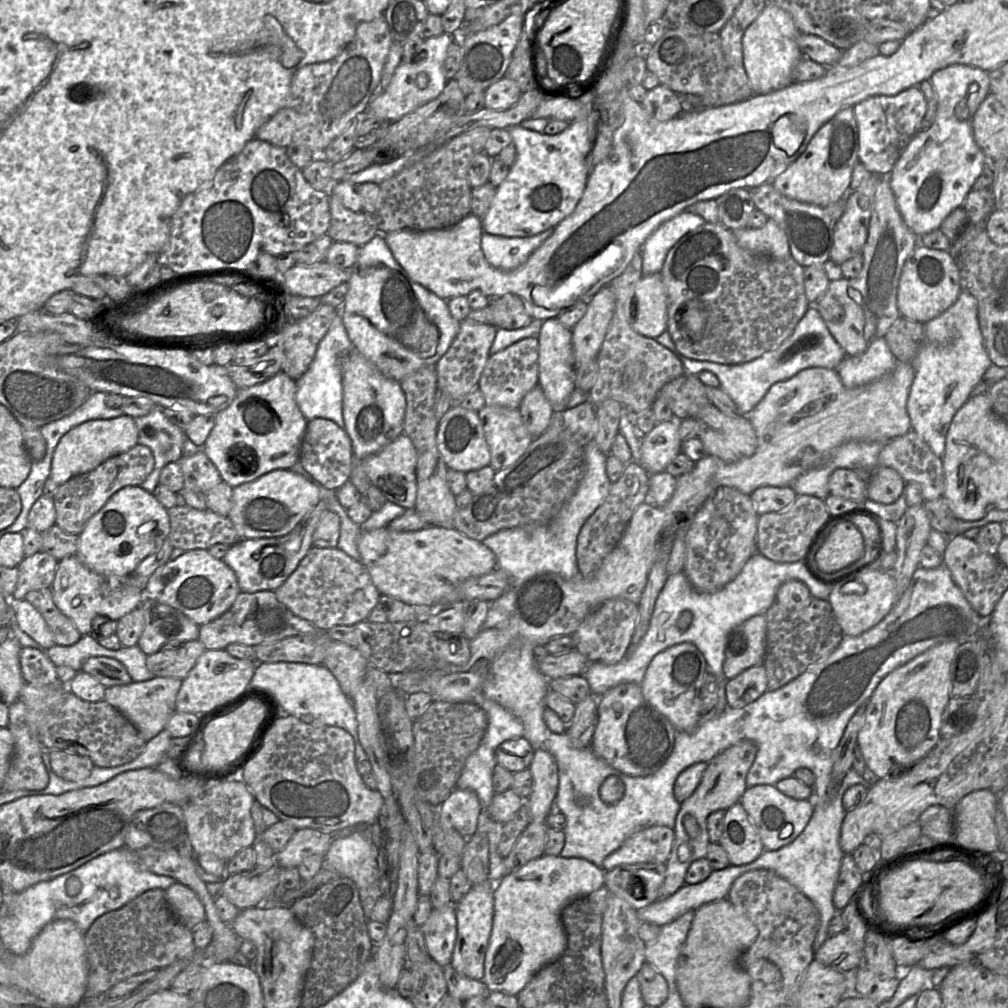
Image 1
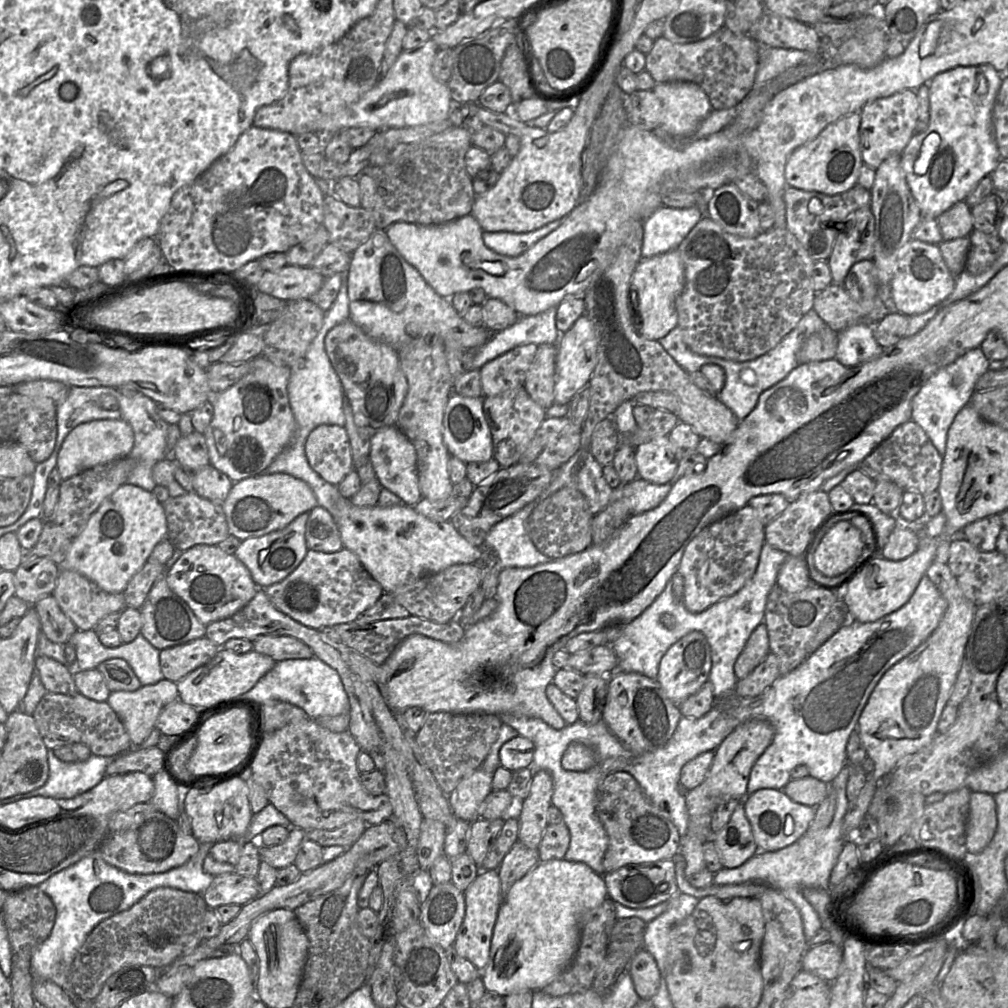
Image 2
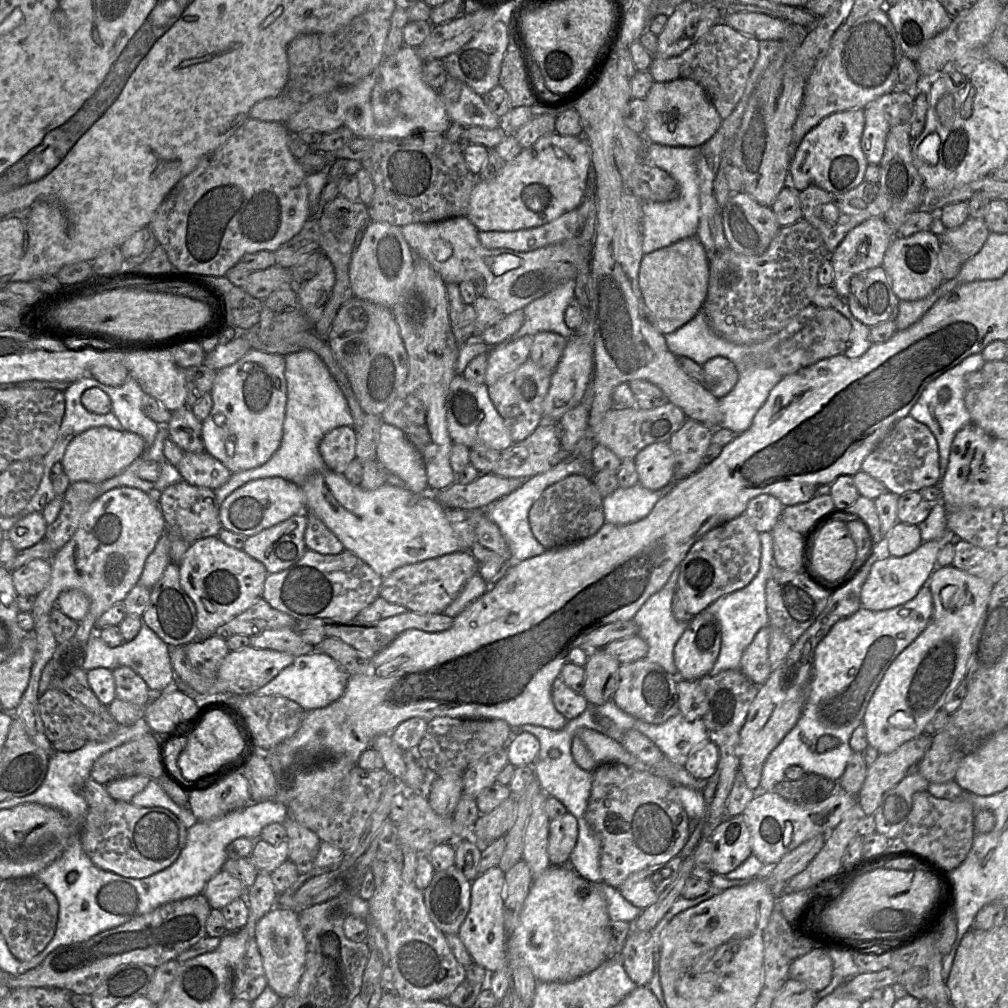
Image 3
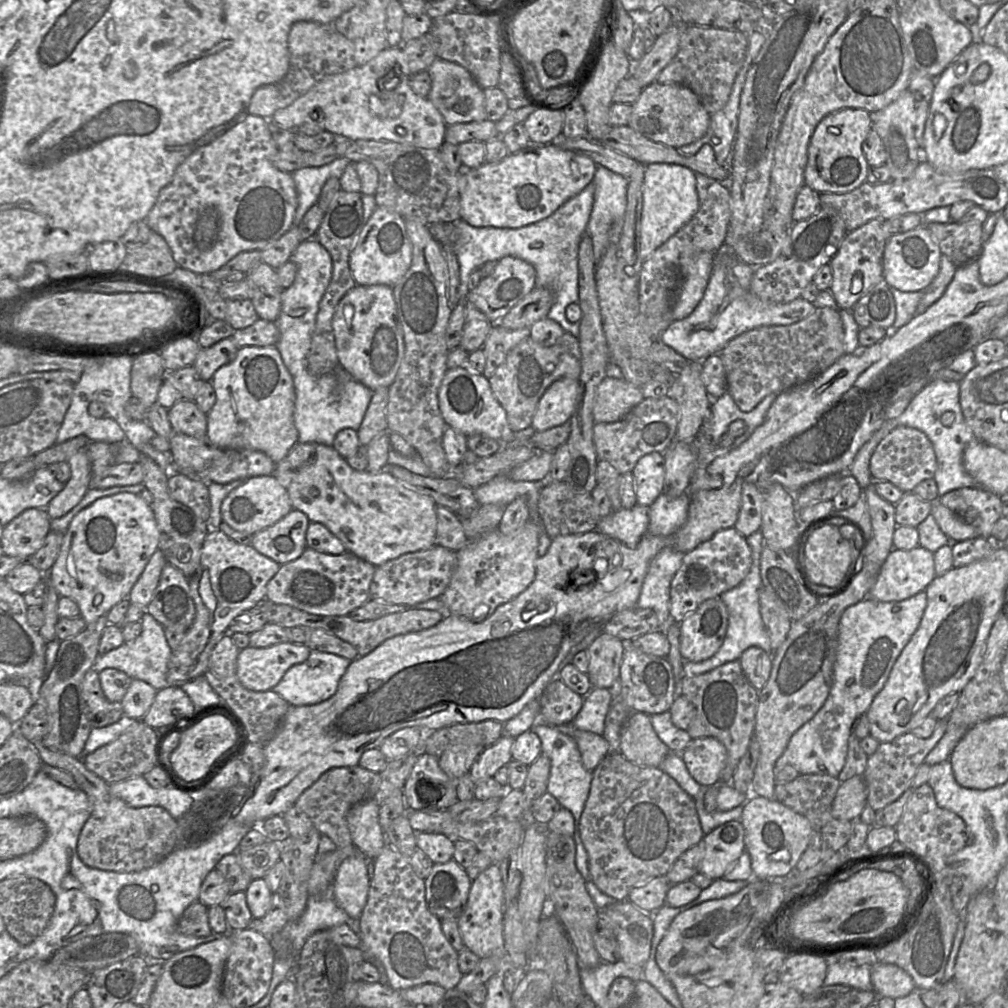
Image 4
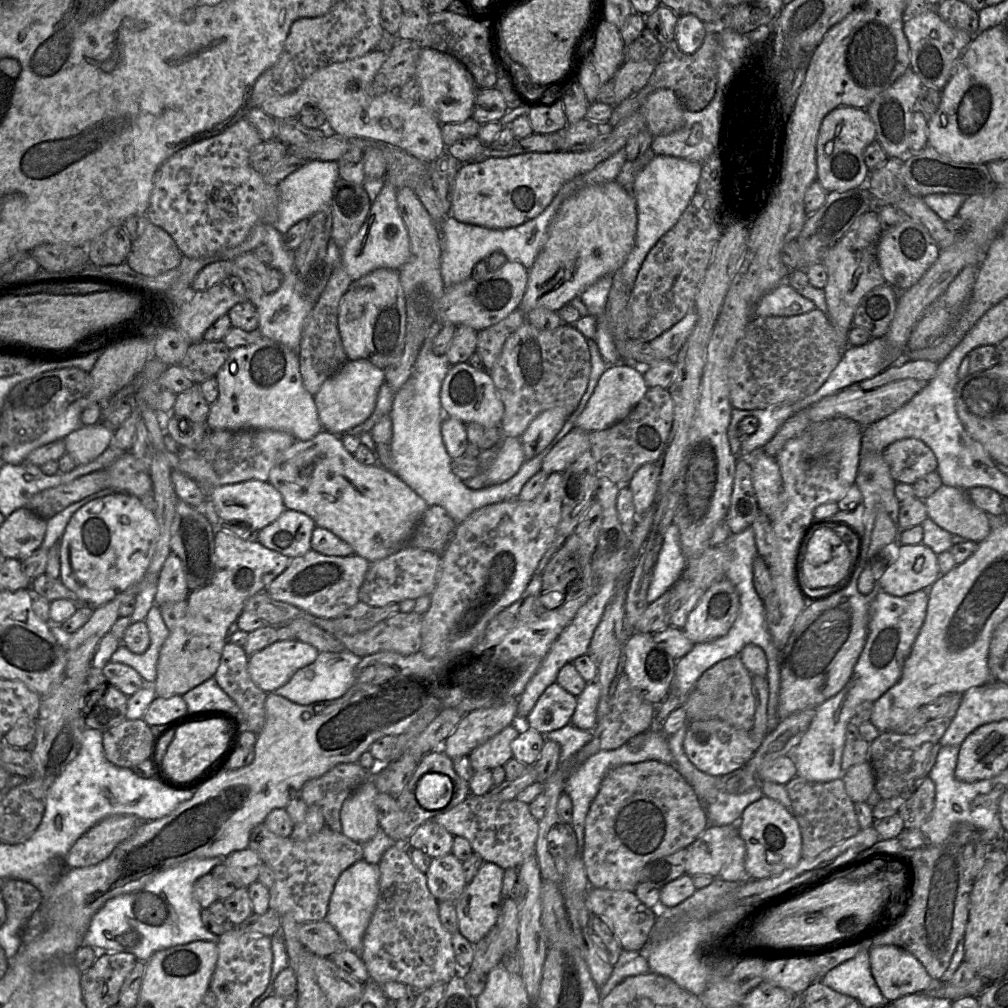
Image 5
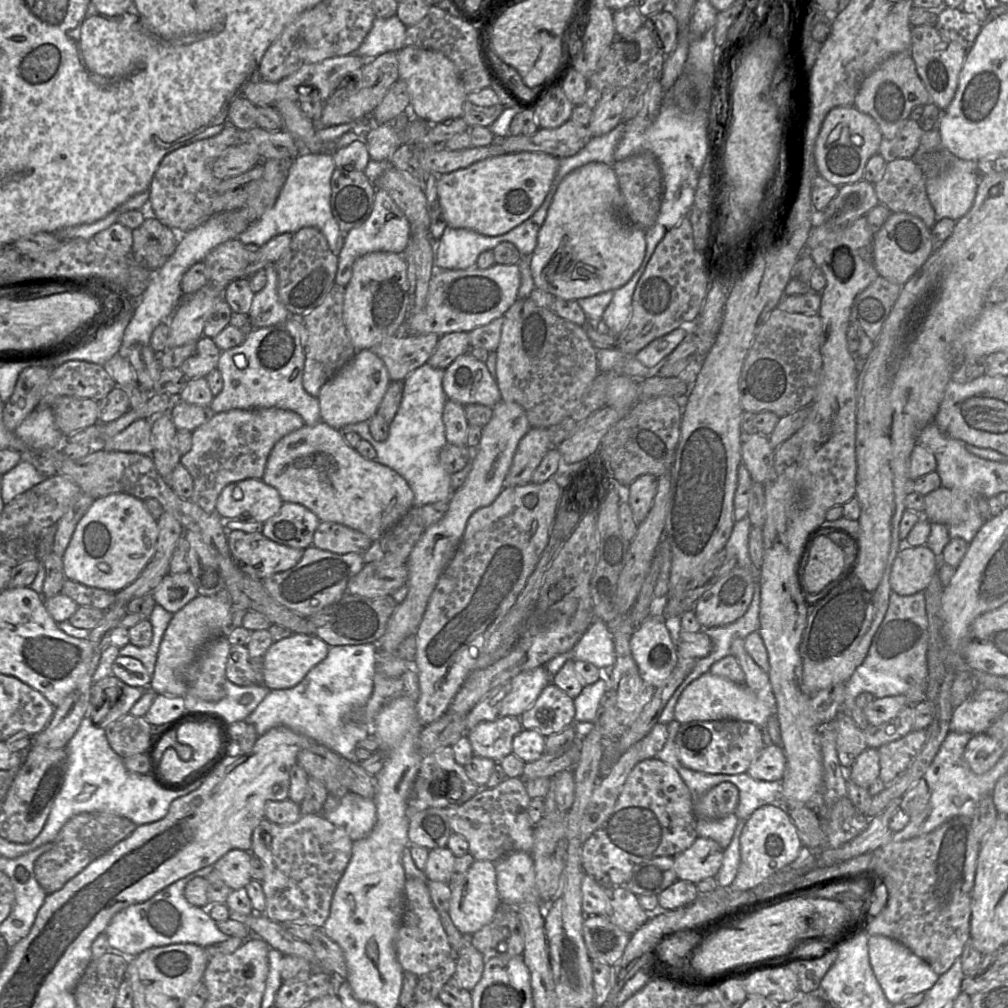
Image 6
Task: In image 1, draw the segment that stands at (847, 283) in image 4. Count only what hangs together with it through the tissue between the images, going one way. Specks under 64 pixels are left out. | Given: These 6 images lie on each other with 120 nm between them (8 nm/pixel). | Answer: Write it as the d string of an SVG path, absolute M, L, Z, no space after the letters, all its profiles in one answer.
M872 174L855 191L848 194L845 210L834 227L830 251L832 263L840 266L861 253L868 237L875 192L884 176Z

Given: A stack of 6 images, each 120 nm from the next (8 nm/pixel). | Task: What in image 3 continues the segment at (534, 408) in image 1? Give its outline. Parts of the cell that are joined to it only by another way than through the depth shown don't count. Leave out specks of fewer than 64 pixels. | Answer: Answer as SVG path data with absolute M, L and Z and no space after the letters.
M544 331L533 336L533 344L529 360L554 372L562 356L568 338L562 335Z

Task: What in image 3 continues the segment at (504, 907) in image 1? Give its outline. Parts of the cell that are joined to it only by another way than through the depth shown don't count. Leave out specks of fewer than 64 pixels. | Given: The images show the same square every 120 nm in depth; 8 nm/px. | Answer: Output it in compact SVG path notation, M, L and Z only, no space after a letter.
M550 865L542 874L533 879L529 893L520 912L519 923L507 940L508 969L488 974L486 987L500 1001L512 986L509 968L509 950L517 949L531 969L537 981L570 982L581 977L602 964L609 958L609 927L607 902L598 887L580 876L570 865Z

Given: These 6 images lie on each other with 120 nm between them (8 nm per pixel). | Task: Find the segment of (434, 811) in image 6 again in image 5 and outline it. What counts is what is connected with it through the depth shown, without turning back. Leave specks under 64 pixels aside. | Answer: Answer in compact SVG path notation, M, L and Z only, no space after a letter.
M429 819L410 835L406 845L423 850L431 858L437 858L452 853L453 839L454 836L442 825Z

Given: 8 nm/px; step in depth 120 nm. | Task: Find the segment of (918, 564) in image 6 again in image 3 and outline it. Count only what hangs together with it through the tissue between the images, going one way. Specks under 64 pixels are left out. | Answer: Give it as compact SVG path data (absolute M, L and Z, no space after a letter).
M948 535L938 540L921 543L912 553L903 557L879 554L872 564L869 575L861 590L861 606L871 611L882 611L894 608L912 600L922 586L928 584L931 574L937 566L937 556Z

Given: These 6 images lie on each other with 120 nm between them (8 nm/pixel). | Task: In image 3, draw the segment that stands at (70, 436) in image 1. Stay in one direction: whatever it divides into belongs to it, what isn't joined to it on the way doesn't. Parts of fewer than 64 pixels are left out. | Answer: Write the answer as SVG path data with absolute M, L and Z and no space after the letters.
M100 426L91 428L76 436L69 443L61 464L63 472L71 482L101 483L122 472L139 458L145 450L145 441L138 434Z

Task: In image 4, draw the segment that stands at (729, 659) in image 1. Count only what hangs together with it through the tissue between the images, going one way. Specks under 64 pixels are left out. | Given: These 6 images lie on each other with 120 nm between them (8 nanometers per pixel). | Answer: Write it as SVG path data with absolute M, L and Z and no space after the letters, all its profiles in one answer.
M753 646L742 653L739 662L750 684L760 691L770 677L772 654Z

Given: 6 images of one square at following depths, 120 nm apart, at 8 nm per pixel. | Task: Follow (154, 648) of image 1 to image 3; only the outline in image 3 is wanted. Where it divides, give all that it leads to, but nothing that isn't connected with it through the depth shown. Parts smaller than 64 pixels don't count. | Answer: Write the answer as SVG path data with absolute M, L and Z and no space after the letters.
M170 563L159 581L152 587L149 604L142 614L142 621L169 647L185 646L199 639L196 607L180 583L179 565Z

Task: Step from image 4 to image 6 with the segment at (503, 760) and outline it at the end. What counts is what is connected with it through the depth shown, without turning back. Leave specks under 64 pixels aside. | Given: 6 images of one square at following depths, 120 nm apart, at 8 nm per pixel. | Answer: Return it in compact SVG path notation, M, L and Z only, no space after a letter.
M520 717L485 721L467 732L473 755L500 762L512 753L513 738L523 729Z

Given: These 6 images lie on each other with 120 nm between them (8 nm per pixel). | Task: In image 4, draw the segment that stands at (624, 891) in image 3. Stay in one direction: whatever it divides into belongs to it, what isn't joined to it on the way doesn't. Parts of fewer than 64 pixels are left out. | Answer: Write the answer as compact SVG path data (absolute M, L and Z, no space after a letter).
M666 875L654 877L634 886L627 899L638 909L654 914L666 903L666 895L671 885Z

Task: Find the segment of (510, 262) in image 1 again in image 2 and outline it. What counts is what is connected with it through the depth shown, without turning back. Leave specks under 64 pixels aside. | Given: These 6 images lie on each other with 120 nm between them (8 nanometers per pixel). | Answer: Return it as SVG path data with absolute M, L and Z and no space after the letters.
M554 220L536 230L526 233L483 231L483 241L486 247L497 254L518 257L528 251L539 240L556 230L563 220Z

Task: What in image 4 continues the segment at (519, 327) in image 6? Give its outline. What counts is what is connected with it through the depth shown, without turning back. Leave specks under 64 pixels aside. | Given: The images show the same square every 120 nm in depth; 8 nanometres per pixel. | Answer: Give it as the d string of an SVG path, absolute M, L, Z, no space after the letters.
M565 332L554 345L545 347L531 337L522 340L512 348L505 361L489 379L491 390L506 411L512 431L518 432L531 427L538 402L547 388L561 378L579 380L581 375L581 351L579 340Z

